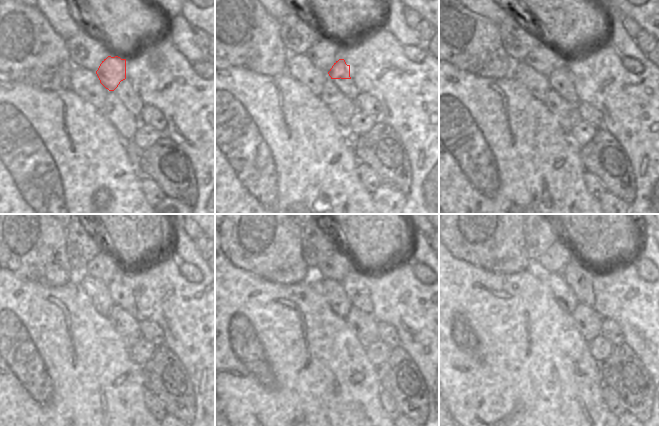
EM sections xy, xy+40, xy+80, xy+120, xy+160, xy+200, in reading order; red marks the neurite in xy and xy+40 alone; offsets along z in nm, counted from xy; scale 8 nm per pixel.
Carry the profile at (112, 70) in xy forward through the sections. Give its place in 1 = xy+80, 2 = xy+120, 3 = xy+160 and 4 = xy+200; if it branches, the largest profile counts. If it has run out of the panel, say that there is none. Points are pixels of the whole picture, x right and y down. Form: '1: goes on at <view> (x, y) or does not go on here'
1: goes on at xy+80 (565, 72)
2: goes on at xy+120 (120, 289)
3: goes on at xy+160 (355, 284)
4: goes on at xy+200 (577, 277)

